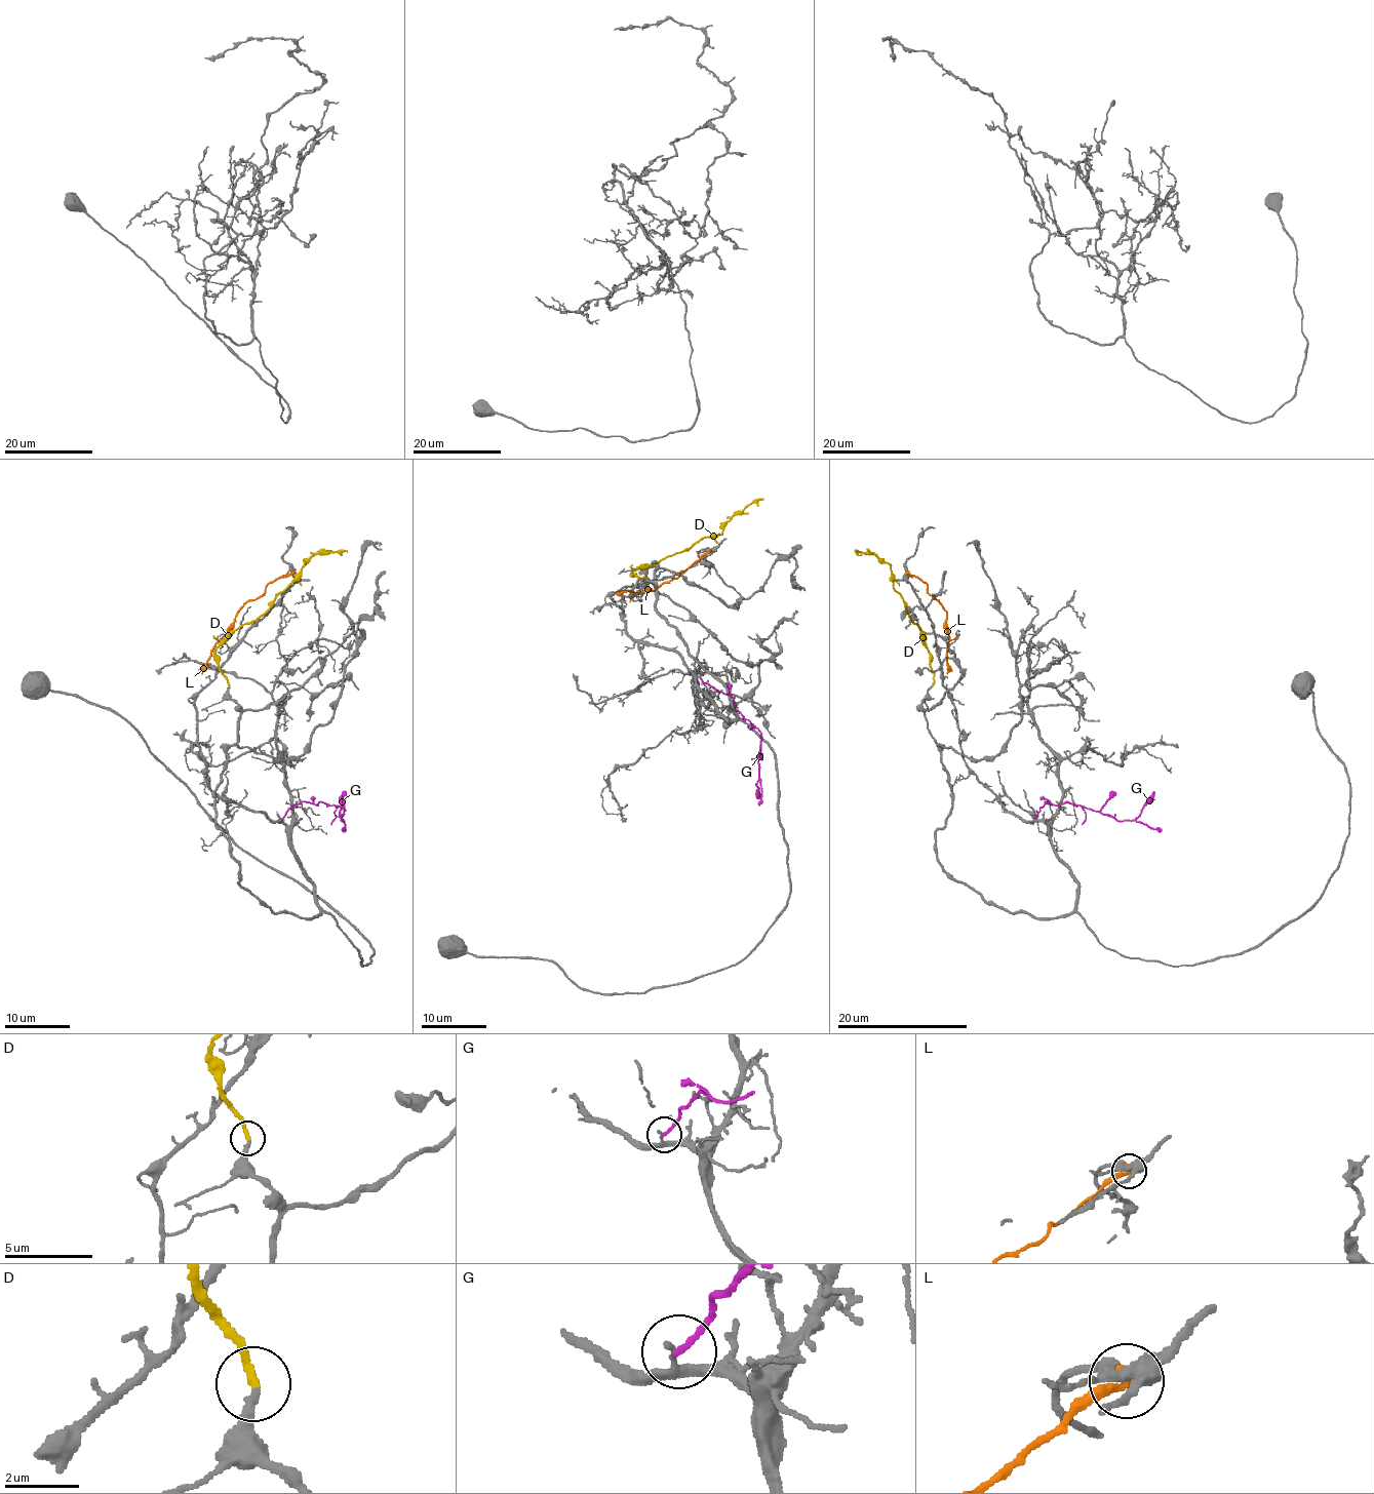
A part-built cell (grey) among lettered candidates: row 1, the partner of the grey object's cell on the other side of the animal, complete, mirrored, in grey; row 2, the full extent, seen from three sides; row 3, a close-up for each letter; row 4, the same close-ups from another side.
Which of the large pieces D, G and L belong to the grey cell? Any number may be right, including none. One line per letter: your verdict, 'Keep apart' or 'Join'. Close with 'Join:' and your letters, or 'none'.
D: Join
G: Keep apart
L: Keep apart
Join: D

